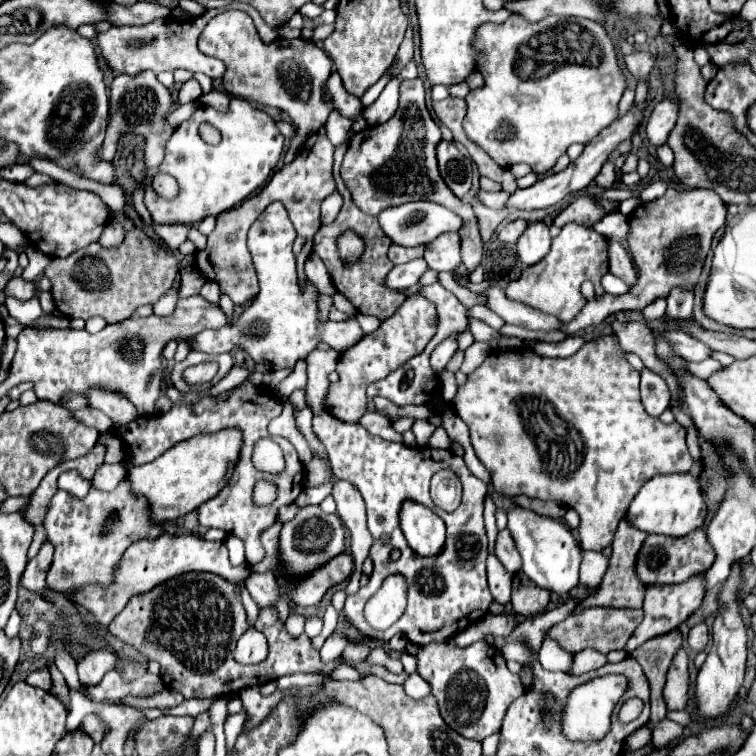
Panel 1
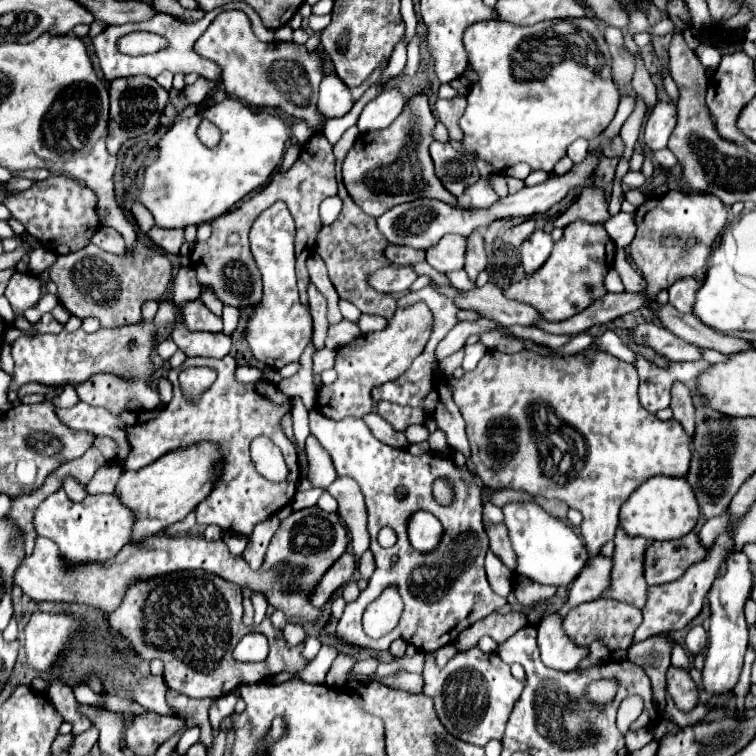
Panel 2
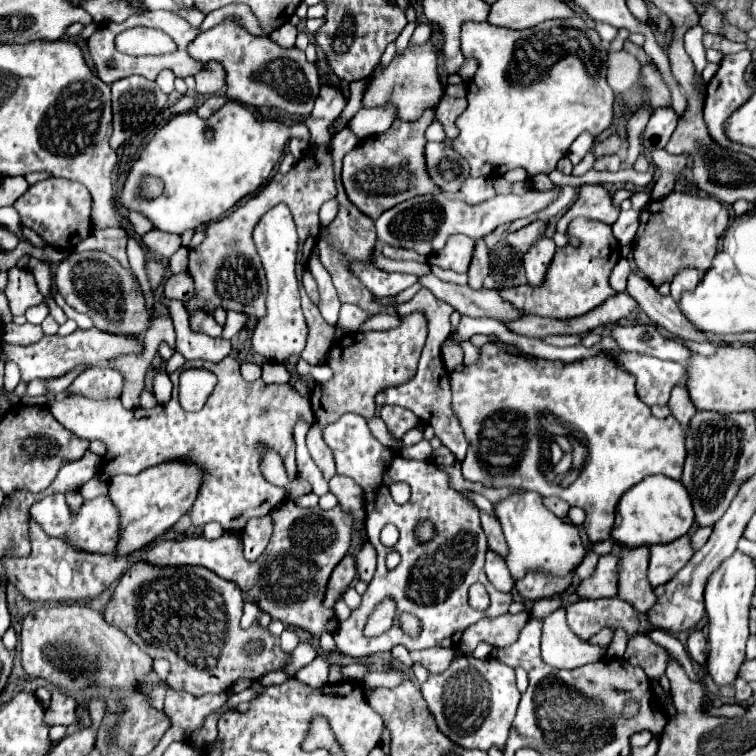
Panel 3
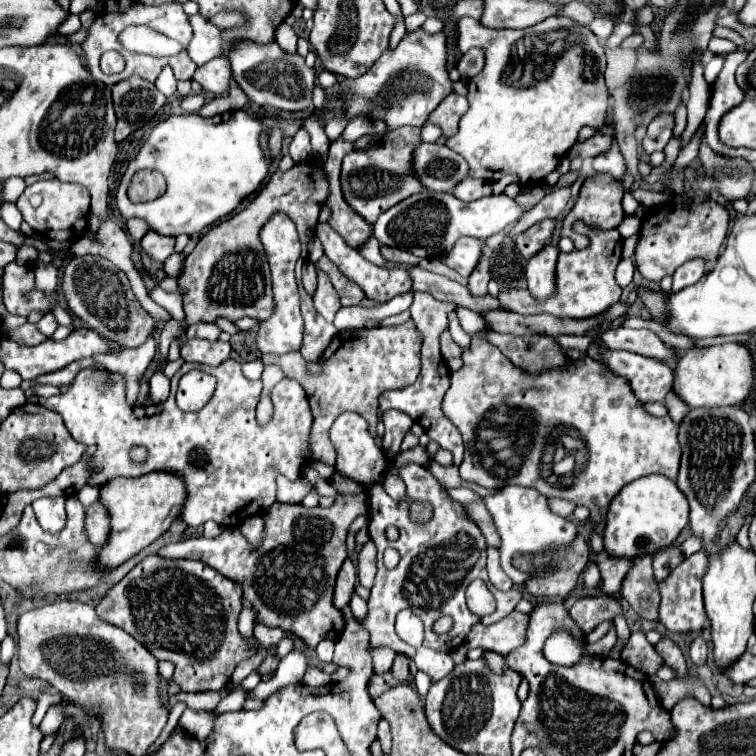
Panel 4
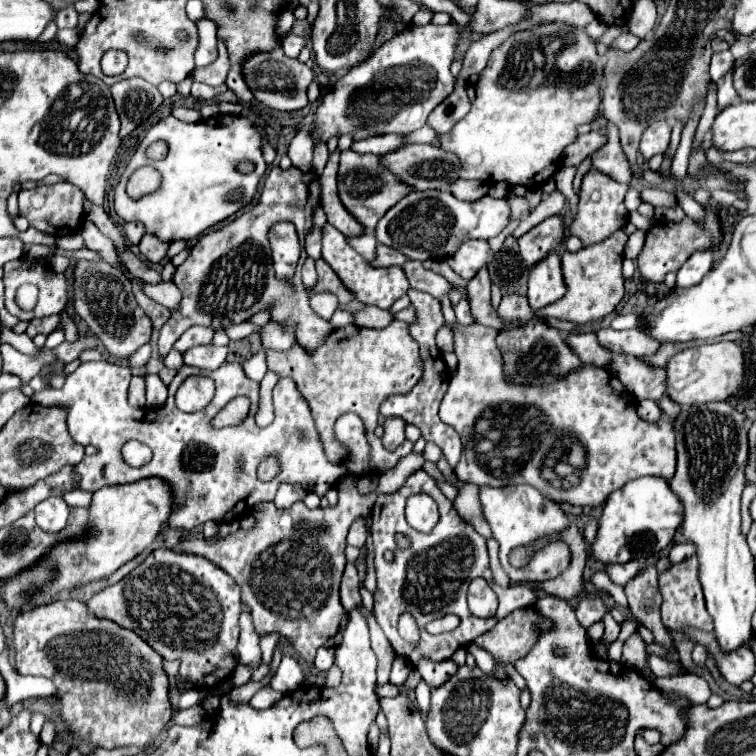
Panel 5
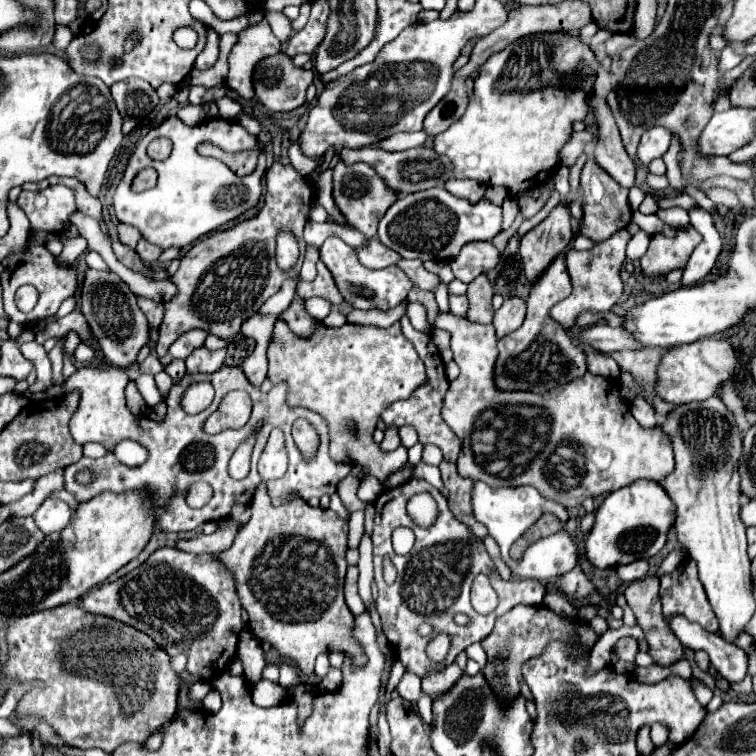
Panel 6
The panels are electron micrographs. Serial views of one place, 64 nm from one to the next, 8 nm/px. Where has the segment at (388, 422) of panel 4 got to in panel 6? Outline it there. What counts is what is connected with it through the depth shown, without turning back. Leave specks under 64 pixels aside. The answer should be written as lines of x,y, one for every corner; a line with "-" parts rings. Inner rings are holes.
386,428
386,436
380,444
382,452
392,452
400,446
400,438
398,438
398,428

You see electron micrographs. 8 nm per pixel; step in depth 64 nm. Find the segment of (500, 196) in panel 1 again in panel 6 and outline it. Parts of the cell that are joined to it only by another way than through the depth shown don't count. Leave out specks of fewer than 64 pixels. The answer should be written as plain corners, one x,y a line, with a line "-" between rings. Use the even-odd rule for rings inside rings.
450,178
448,184
444,184
448,192
460,196
460,198
466,198
466,200
482,200
484,198
484,192
486,192
486,186
476,182
476,180
458,180
458,178

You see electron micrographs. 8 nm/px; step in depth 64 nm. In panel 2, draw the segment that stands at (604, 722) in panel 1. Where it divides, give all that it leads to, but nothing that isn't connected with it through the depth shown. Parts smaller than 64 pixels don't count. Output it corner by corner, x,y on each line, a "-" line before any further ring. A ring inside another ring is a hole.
610,680
610,682
596,682
586,692
590,702
598,704
598,706
604,706
608,700
612,700
614,694
616,694
616,682
614,680

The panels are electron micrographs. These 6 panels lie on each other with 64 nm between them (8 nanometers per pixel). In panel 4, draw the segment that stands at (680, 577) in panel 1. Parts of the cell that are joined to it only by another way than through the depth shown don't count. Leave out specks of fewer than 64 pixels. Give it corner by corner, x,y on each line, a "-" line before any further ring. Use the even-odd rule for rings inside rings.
676,544
672,548
664,548
664,550
656,552
656,556
654,556
656,582
664,580
672,572
672,568
676,568
676,564
680,564
682,560
684,560
684,554
680,552
680,548

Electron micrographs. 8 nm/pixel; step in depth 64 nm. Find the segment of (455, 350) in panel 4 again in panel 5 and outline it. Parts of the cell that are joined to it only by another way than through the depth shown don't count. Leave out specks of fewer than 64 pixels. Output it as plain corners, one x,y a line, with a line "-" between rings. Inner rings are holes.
444,326
444,328
440,328
438,330
438,334
436,334
436,344
438,344
438,348
442,350
442,352
452,352
452,330
448,328
448,326

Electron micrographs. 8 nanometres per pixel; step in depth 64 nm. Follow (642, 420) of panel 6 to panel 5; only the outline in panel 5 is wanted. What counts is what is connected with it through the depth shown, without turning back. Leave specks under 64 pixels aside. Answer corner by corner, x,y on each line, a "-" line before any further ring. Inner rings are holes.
640,400
636,404
636,414
642,418
642,420
648,420
648,422
656,422
660,418
660,408
656,402
652,400

